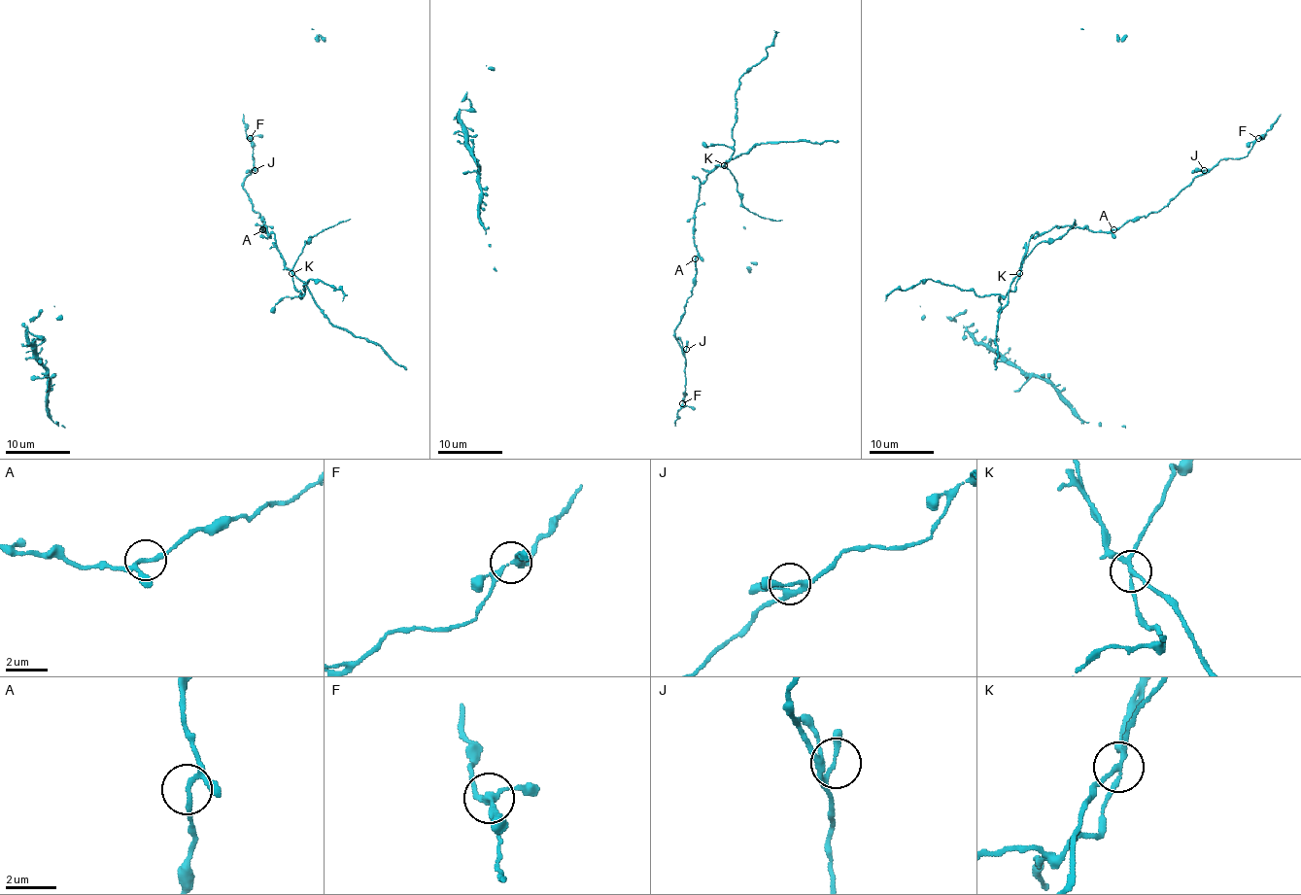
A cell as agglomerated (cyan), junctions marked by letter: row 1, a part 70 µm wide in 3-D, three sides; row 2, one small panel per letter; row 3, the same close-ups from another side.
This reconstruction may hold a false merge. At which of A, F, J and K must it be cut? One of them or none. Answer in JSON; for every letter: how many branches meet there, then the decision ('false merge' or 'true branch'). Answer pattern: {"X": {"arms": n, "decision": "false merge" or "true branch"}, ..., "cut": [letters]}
{"A": {"arms": 3, "decision": "true branch"}, "F": {"arms": 4, "decision": "true branch"}, "J": {"arms": 3, "decision": "true branch"}, "K": {"arms": 4, "decision": "false merge"}, "cut": ["K"]}

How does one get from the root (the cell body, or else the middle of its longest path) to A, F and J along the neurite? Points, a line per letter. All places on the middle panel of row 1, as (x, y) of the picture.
A: (725, 162), (707, 173), (707, 178), (700, 187), (695, 212), (695, 246), (698, 251), (695, 258)
F: (725, 162), (707, 173), (696, 201), (695, 285), (675, 329), (685, 356), (681, 404)
J: (725, 162), (707, 173), (696, 201), (695, 285), (675, 329), (675, 338), (686, 349)

